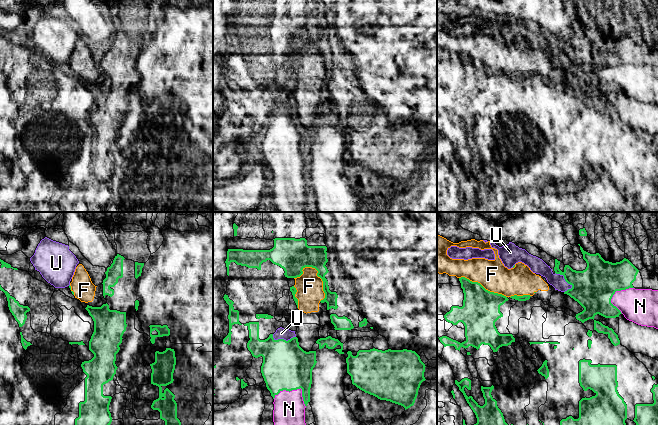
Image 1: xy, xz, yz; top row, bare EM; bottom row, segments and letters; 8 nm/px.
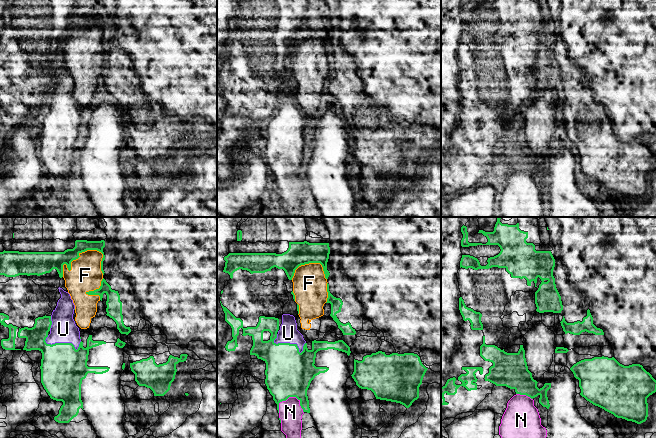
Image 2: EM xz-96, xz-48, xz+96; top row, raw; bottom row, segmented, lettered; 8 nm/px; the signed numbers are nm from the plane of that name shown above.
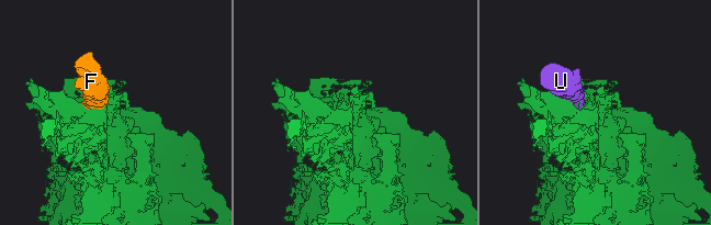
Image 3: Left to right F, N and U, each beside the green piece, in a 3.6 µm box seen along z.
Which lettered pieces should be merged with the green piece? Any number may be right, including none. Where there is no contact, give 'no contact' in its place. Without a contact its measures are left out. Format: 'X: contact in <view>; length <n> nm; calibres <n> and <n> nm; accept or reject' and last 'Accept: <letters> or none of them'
F: contact in xz; length 320 nm; calibres 180 and 220 nm; reject
N: contact in xz; length 280 nm; calibres 380 and 260 nm; reject
U: contact in yz; length 190 nm; calibres 340 and 120 nm; reject
Accept: none of them

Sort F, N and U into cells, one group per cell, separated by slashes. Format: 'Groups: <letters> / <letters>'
Groups: F / N U

